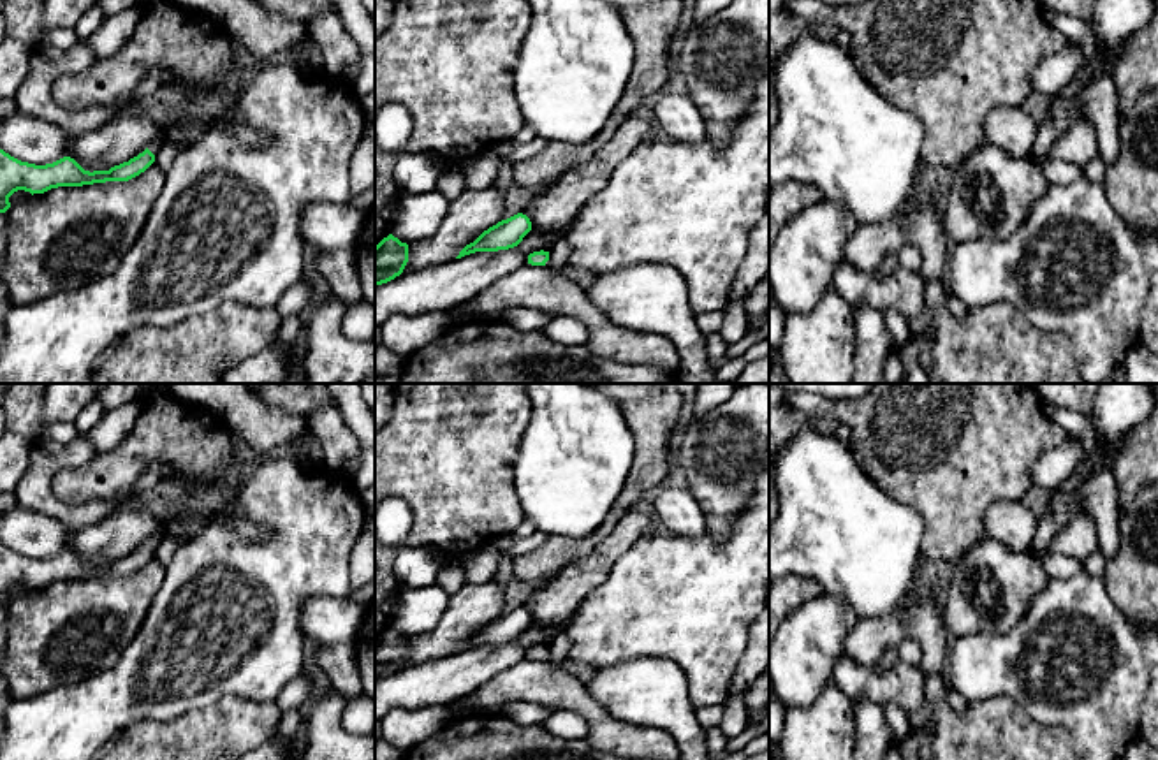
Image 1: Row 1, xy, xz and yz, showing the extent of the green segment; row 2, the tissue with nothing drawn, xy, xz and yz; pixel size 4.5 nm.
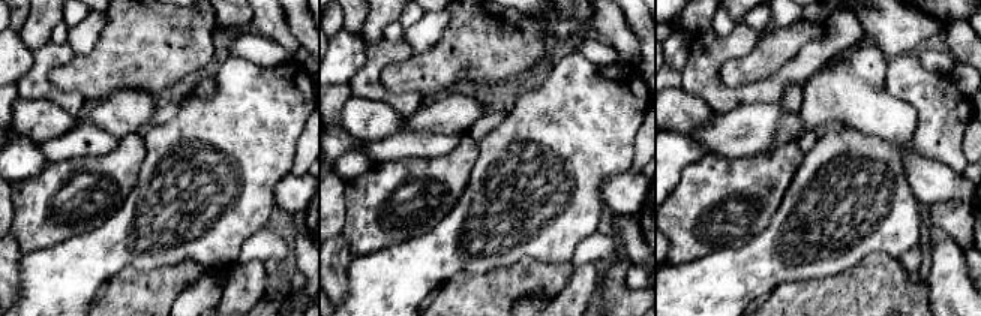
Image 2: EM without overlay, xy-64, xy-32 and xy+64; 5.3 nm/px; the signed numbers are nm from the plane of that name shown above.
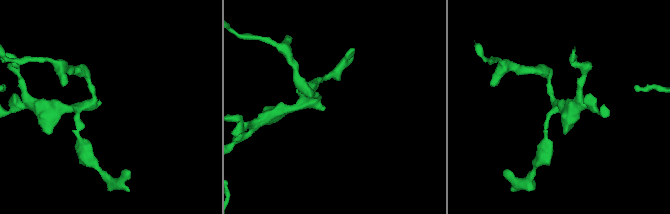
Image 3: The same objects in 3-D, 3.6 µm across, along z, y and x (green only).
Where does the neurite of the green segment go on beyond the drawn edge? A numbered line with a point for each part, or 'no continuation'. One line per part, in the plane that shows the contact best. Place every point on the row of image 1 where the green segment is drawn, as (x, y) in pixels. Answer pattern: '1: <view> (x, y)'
1: xy (206, 108)

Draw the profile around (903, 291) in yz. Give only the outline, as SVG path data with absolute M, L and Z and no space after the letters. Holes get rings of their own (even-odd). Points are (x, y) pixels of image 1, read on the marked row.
M845 260L836 266L834 289L848 304L869 306L880 313L896 310L908 322L927 311L922 273L903 267L898 267L890 276L878 278Z

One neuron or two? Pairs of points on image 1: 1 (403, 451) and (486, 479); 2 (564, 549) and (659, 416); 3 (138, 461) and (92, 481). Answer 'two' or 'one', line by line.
1: one
2: one
3: one

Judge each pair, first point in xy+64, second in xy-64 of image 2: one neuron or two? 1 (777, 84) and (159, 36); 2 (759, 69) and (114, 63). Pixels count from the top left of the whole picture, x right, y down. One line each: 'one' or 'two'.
1: two
2: one

